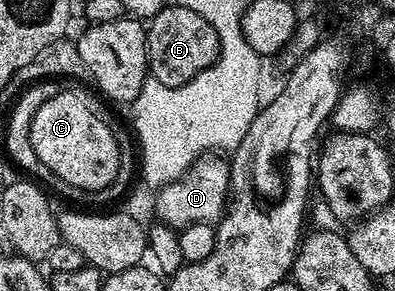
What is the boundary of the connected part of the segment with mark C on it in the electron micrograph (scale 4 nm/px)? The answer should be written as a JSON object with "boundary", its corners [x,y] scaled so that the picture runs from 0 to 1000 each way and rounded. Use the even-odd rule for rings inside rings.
{"boundary":[[[152,313],[84,395],[78,488],[94,546],[114,560],[134,601],[154,601],[165,629],[197,649],[263,649],[301,598],[306,502],[291,488],[278,436],[230,378],[228,354],[190,320]]]}

